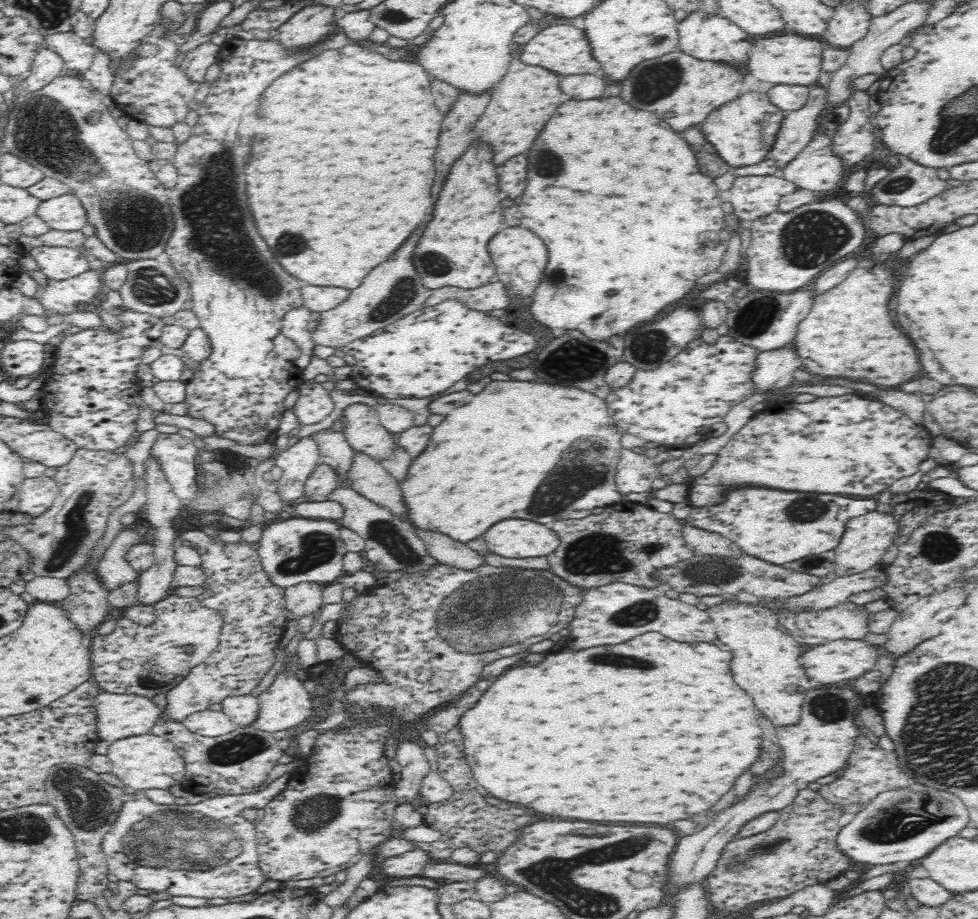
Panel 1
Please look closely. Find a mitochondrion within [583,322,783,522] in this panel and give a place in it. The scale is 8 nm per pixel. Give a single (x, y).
(646, 344)

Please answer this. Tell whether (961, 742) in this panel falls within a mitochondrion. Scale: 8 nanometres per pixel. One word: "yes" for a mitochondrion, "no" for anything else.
yes

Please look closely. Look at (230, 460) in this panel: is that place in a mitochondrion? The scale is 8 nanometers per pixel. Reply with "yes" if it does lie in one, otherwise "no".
no

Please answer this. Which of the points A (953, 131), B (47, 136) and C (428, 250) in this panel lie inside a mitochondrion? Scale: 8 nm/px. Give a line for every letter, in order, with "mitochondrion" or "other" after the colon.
A: mitochondrion
B: mitochondrion
C: mitochondrion

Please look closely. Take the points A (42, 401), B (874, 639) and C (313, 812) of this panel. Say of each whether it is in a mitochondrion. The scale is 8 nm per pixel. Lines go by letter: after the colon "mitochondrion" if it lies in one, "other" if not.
A: other
B: other
C: mitochondrion

